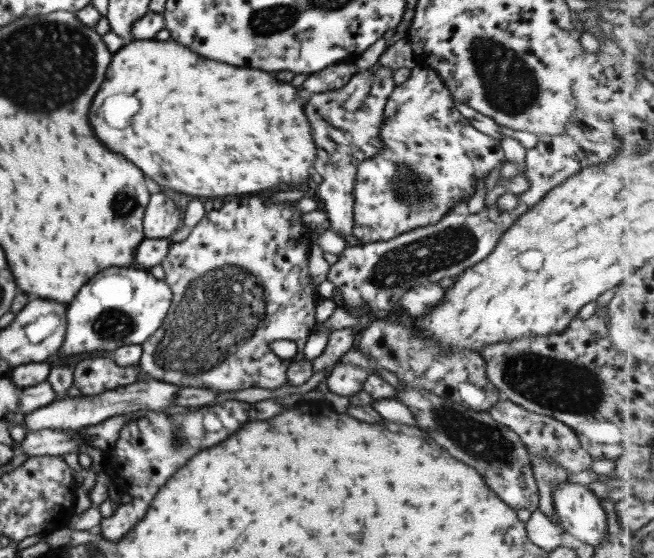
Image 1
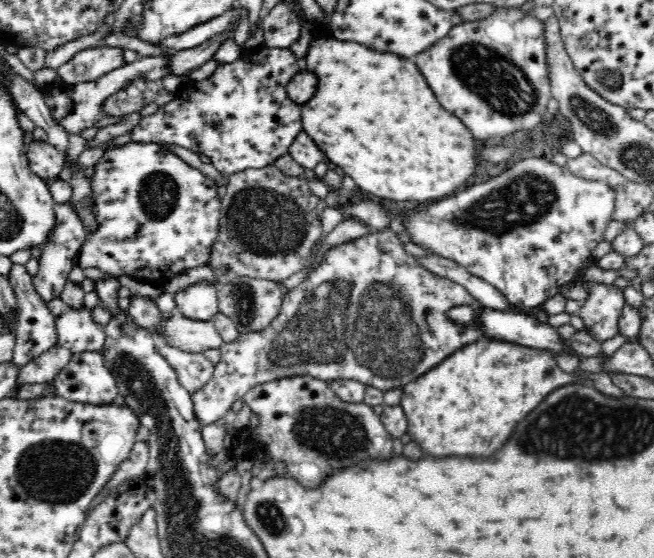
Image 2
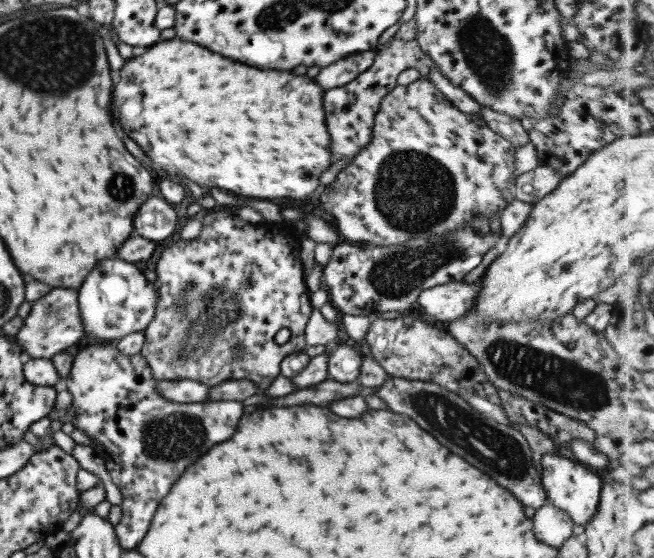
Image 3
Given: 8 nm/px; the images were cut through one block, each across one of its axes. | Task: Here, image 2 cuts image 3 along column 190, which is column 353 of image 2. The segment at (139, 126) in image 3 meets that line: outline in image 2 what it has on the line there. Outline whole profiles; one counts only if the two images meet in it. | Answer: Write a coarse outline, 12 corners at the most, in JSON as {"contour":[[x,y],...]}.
{"contour":[[314,38],[303,130],[360,190],[423,203],[478,166],[414,60]]}

